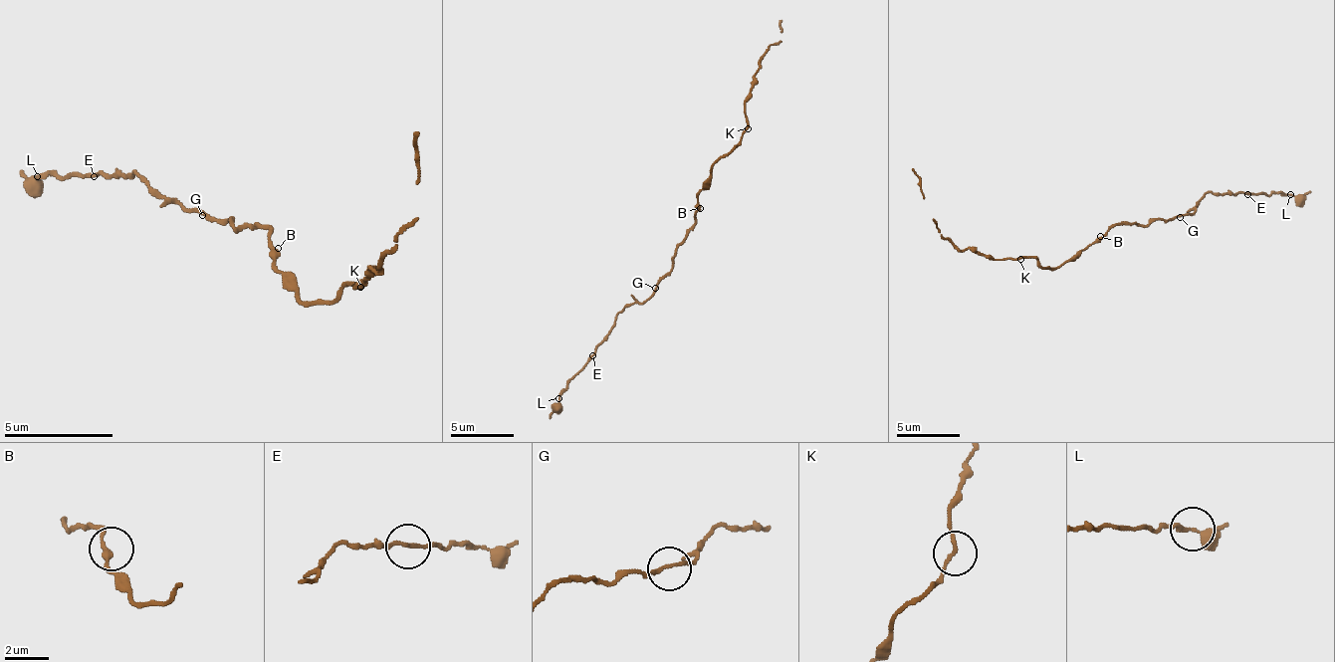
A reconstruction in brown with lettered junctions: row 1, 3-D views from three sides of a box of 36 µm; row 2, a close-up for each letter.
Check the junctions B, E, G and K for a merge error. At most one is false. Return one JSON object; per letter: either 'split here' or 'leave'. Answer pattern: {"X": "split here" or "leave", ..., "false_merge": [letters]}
{"B": "leave", "E": "leave", "G": "leave", "K": "leave", "false_merge": []}

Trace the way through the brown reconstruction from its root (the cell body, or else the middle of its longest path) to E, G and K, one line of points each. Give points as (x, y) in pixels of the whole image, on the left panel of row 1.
E: (267, 254), (262, 226), (180, 210), (136, 172), (93, 177)
G: (267, 254), (267, 232), (262, 226), (235, 226), (229, 221), (213, 221), (202, 215)
K: (267, 254), (306, 303), (328, 303), (343, 287), (360, 287)

